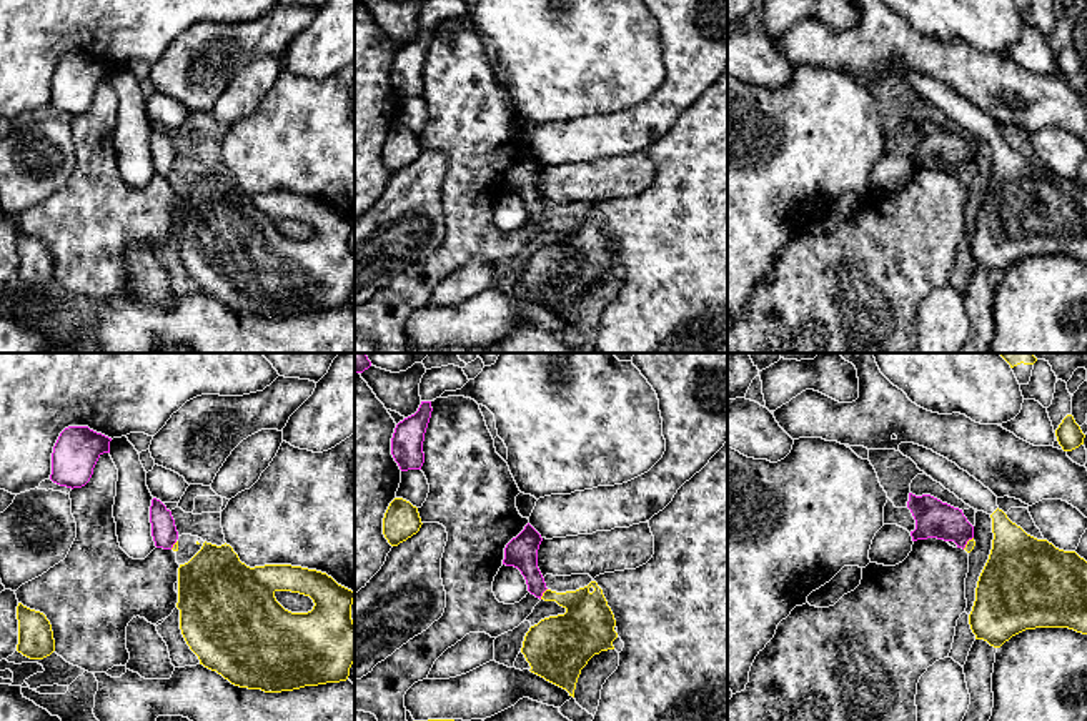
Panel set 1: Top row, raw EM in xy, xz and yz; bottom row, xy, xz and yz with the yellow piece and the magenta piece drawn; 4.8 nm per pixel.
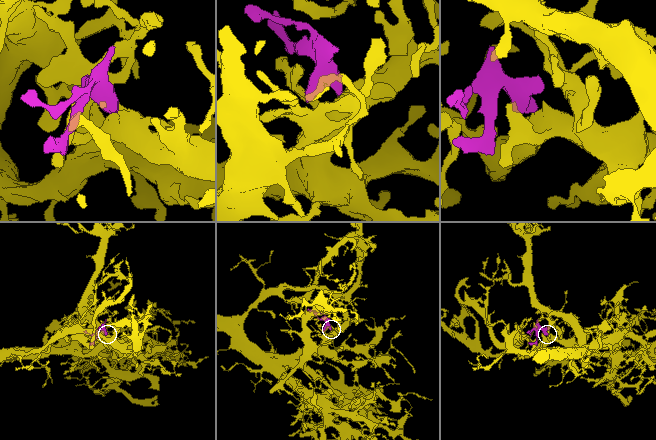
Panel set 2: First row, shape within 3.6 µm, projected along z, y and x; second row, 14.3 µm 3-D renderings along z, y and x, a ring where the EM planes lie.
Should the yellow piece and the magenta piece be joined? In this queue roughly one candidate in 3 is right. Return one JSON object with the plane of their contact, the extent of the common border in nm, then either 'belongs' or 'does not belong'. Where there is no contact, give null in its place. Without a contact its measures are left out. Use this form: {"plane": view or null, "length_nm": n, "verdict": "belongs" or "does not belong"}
{"plane": "xz", "length_nm": 70, "verdict": "does not belong"}

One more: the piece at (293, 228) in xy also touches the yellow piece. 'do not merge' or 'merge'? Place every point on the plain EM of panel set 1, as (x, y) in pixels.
do not merge

